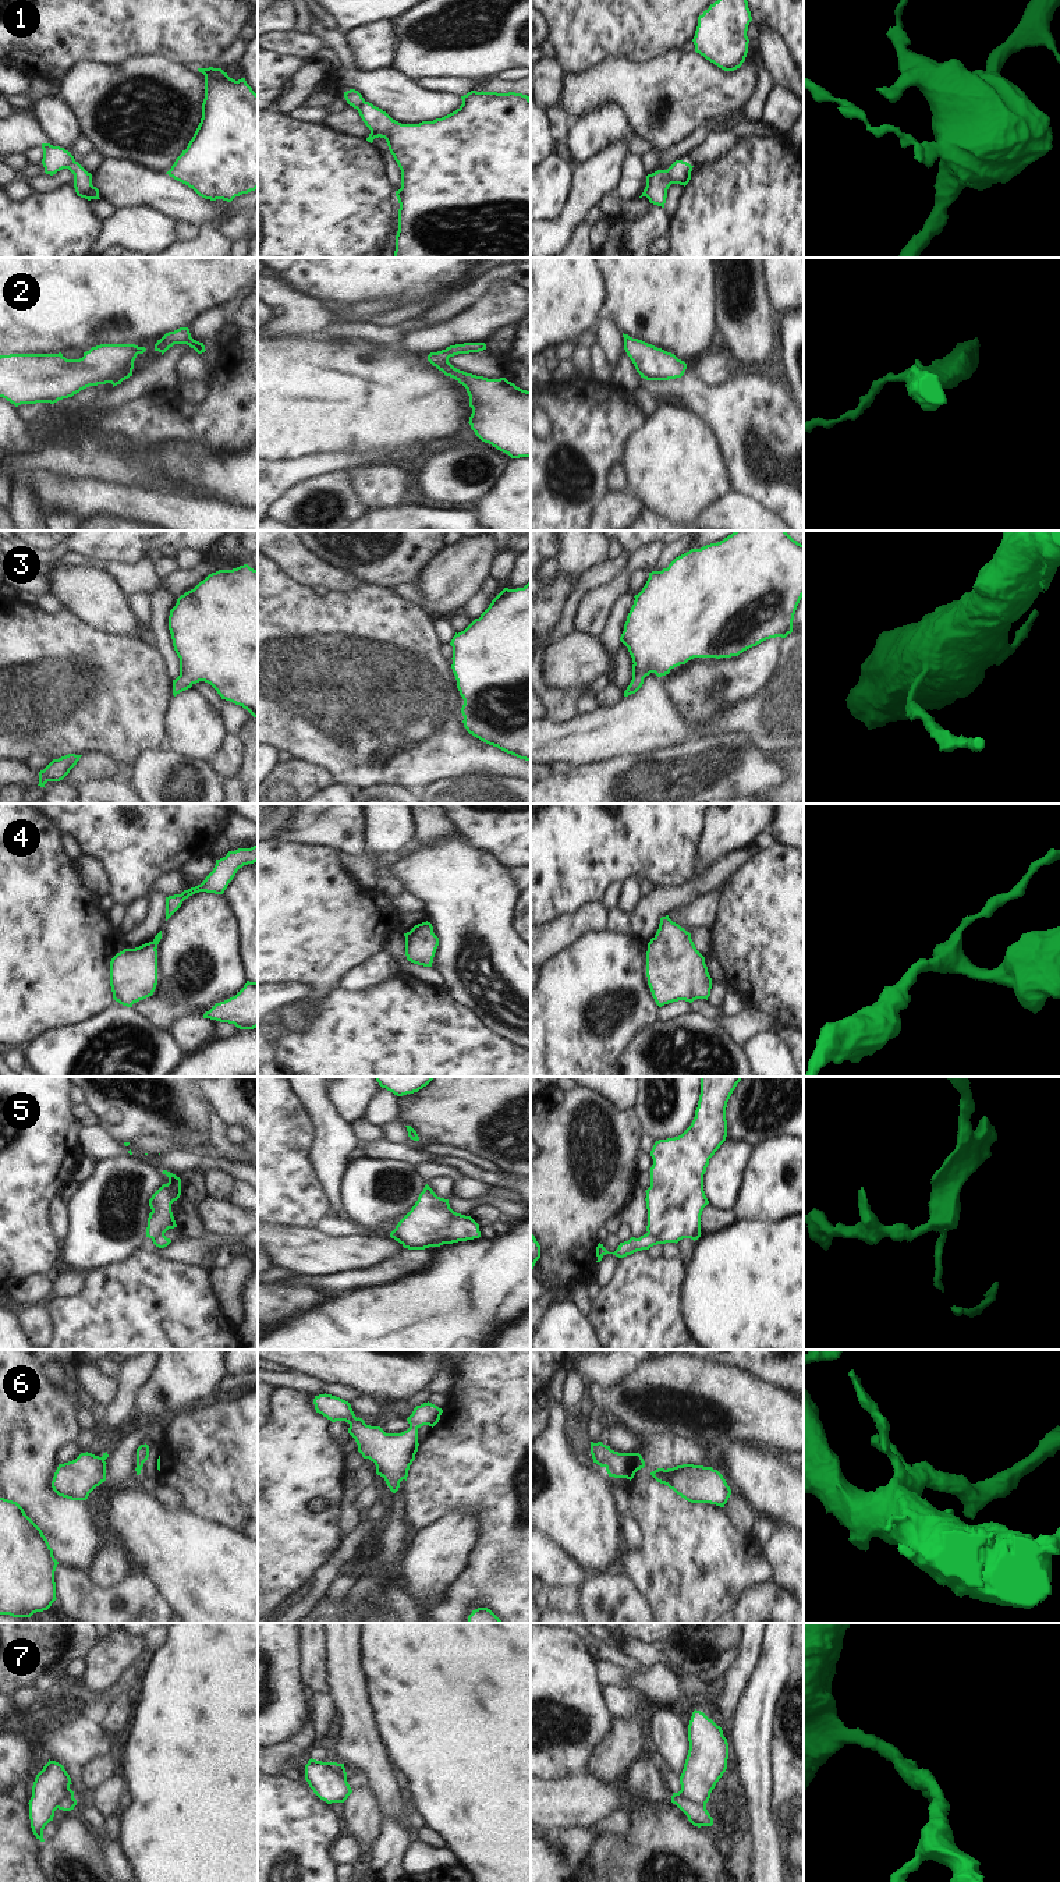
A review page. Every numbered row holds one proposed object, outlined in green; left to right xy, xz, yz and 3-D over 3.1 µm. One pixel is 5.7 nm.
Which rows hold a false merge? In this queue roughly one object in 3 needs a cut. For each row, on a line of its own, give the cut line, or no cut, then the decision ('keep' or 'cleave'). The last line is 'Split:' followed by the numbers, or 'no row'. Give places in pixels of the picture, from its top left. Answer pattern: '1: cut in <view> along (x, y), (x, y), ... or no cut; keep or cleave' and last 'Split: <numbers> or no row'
1: cut in xy along (91, 184), (87, 198); cleave
2: no cut; keep
3: no cut; keep
4: no cut; keep
5: cut in yz along (648, 1232), (663, 1243); cleave
6: no cut; keep
7: cut in yz along (677, 1793), (705, 1804); cleave
Split: 1, 5, 7

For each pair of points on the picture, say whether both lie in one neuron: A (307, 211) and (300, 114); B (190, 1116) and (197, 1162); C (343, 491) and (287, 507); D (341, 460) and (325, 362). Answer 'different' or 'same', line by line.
A: different
B: different
C: same
D: different

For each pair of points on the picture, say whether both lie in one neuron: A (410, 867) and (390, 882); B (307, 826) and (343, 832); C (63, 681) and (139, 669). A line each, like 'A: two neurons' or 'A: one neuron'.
A: two neurons
B: one neuron
C: one neuron

